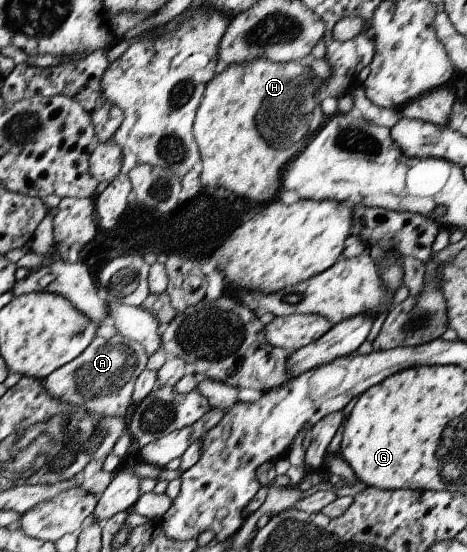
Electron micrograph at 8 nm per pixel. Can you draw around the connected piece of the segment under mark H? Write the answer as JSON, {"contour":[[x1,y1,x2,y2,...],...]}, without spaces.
{"contour":[[256,58,246,64,219,68,206,86,193,126,202,163,200,180,206,190,222,186,230,190,234,198,246,196,262,204,277,199,282,188,280,176,284,172,284,164,310,144,326,120,321,109,323,99,319,96,323,80,310,68,310,59,276,64,266,58]]}

